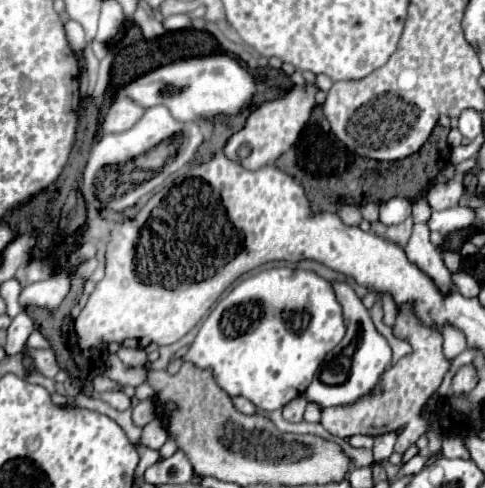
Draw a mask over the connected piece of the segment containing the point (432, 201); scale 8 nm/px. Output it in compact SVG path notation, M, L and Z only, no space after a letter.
M449 180L449 184L435 184L427 192L429 206L433 210L445 210L451 206L457 206L461 202L461 196L465 194L461 180Z

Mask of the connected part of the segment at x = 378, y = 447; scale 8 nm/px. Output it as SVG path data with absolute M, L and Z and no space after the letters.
M389 432L389 434L381 434L375 438L375 444L373 444L373 456L375 460L387 460L391 454L393 454L393 446L395 446L395 440L397 440L397 434L395 432Z

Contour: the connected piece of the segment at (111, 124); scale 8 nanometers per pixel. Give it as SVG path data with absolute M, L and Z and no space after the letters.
M119 94L115 98L115 102L111 104L103 124L101 124L101 132L111 134L111 132L125 132L129 130L141 116L145 114L145 108L139 106L137 102L131 102L131 98L127 98L125 94Z

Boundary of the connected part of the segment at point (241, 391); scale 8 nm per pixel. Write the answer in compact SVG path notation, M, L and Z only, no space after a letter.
M271 268L243 280L215 306L185 360L211 370L219 388L231 398L243 396L267 412L301 396L319 362L343 336L341 306L325 278L299 268Z

